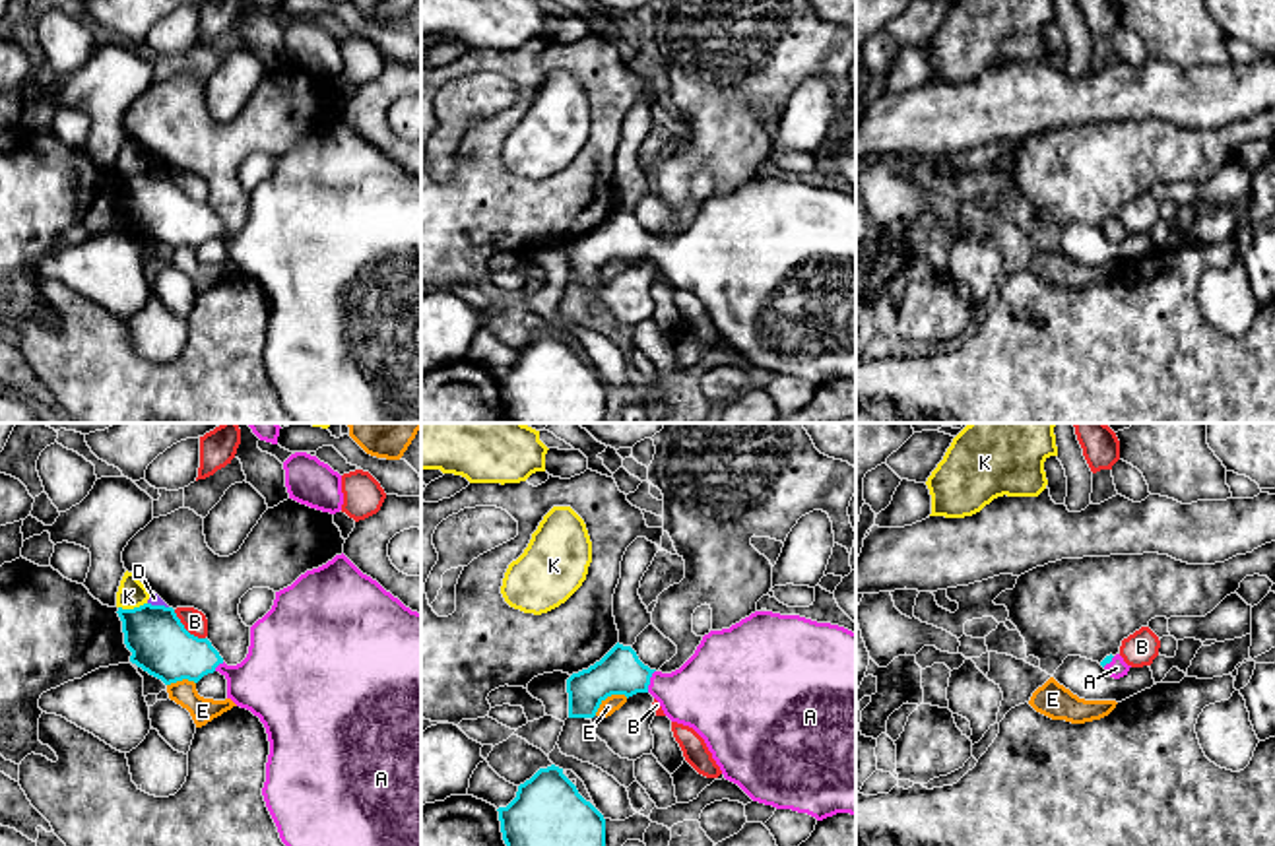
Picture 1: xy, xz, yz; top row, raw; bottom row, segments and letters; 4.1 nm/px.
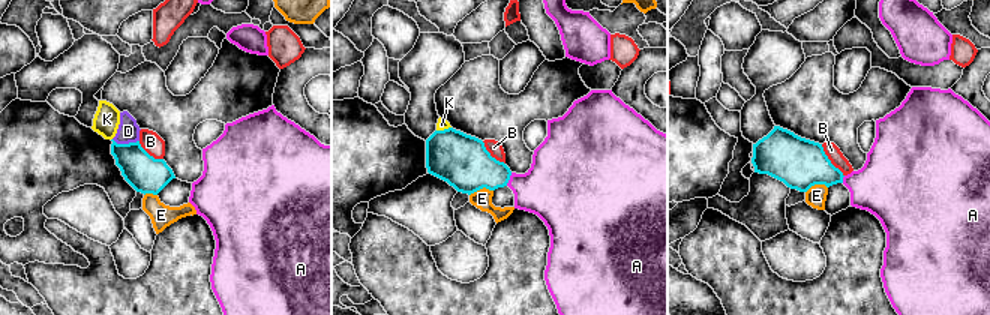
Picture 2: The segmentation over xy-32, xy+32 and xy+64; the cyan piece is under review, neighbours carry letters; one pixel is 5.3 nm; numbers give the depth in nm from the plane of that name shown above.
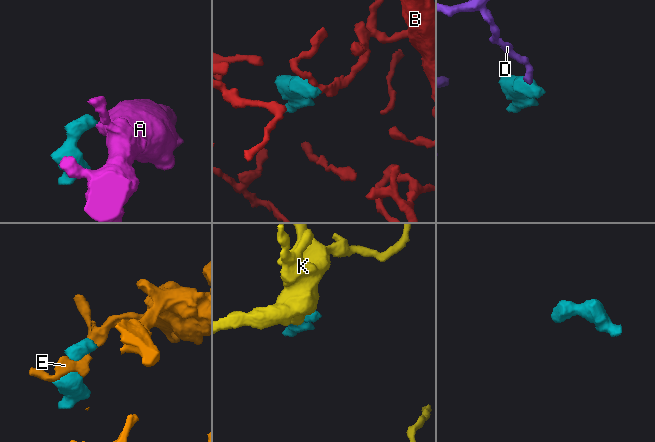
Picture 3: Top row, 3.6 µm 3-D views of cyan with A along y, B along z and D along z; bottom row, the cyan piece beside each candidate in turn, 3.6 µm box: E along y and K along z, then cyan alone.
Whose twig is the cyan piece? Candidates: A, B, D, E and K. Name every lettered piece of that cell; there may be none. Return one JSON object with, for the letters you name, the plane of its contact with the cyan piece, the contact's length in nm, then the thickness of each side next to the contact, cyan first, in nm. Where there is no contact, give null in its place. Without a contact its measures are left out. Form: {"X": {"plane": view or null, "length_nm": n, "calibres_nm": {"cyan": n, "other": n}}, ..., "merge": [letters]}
{"A": {"plane": "xz", "length_nm": 100, "calibres_nm": {"cyan": 190, "other": 320}}, "merge": ["A"]}

